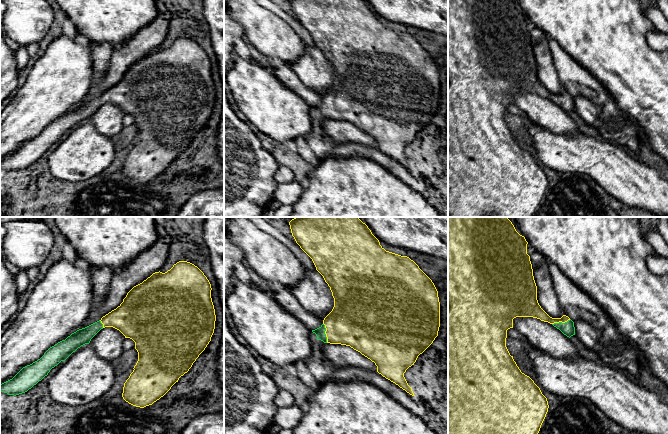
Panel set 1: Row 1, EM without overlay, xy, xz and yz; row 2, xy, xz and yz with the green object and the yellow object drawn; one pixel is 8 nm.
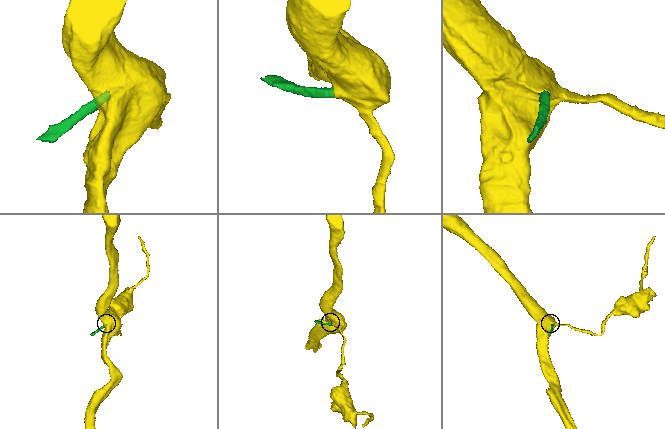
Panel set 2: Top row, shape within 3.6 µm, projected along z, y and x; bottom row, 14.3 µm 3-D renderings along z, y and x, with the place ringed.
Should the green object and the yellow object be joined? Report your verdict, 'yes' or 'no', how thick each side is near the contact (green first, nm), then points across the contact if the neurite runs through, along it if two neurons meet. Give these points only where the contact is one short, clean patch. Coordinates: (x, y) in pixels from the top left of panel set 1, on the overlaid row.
yes | 80/380 nm | across xz (320, 332), (324, 333), (353, 322)

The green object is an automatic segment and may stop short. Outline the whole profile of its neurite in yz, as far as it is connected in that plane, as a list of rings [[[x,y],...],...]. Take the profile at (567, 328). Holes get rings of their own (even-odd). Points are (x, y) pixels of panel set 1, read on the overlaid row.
[[[448,217],[448,434],[538,434],[548,412],[547,398],[527,375],[521,372],[506,347],[507,330],[516,317],[533,317],[548,322],[567,337],[575,335],[574,322],[566,315],[550,317],[539,305],[525,237],[520,235],[508,217]]]

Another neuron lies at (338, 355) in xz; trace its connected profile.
[[[324,343],[322,346],[322,352],[332,366],[340,368],[354,366],[377,371],[377,366],[374,362],[350,346]]]

